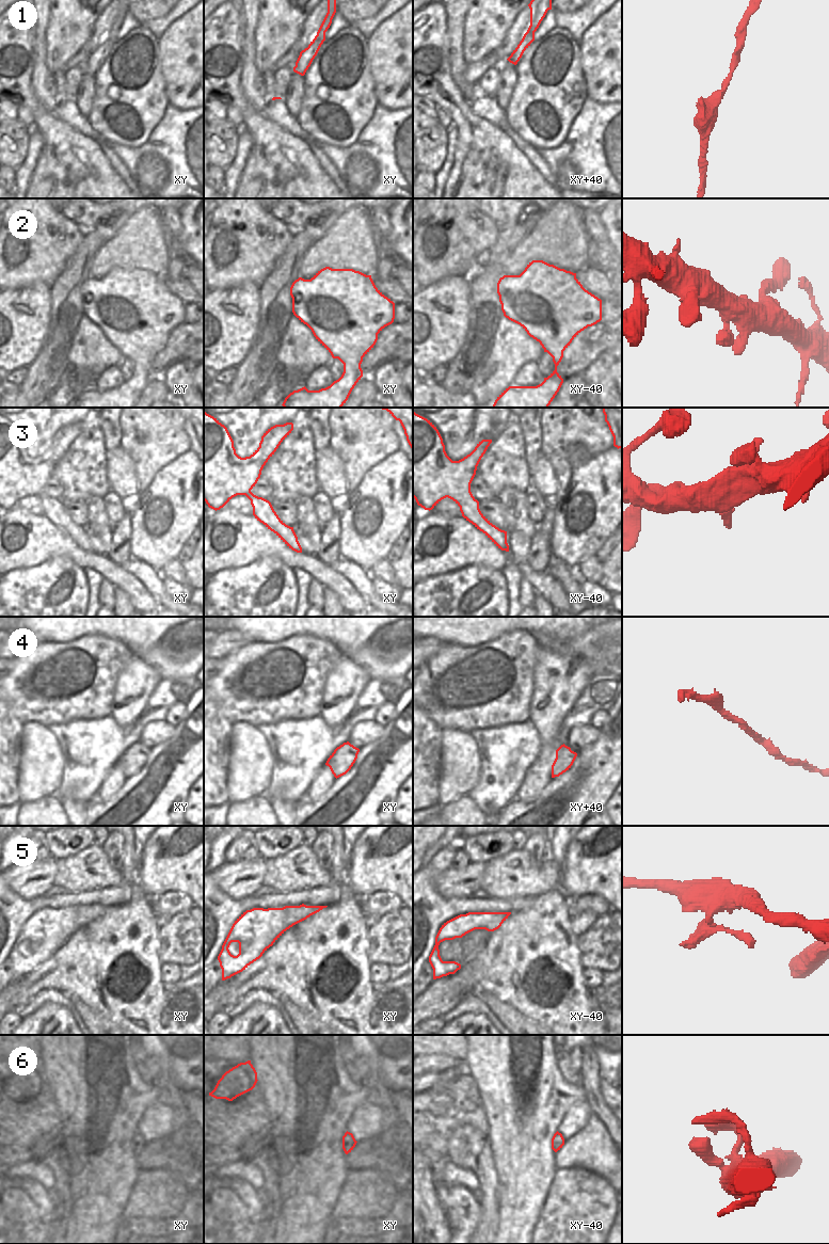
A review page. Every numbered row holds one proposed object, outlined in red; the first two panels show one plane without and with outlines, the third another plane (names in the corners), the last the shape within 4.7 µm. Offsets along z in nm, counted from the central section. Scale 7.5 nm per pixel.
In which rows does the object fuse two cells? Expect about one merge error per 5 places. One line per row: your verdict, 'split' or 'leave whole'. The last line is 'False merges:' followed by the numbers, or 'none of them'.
1: leave whole
2: leave whole
3: leave whole
4: leave whole
5: leave whole
6: leave whole
False merges: none of them

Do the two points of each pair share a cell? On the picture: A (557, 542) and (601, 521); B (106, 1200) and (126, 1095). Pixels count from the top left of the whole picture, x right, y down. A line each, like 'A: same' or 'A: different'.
A: same
B: same

